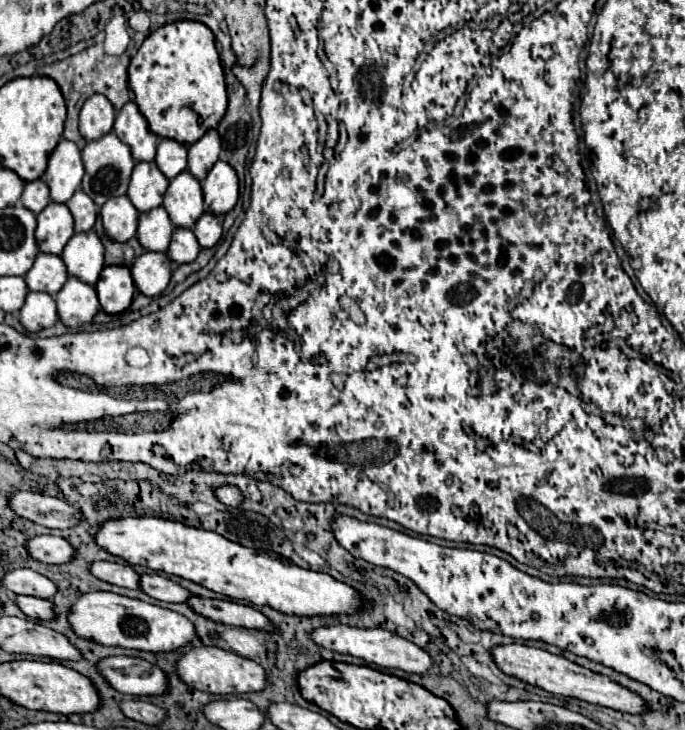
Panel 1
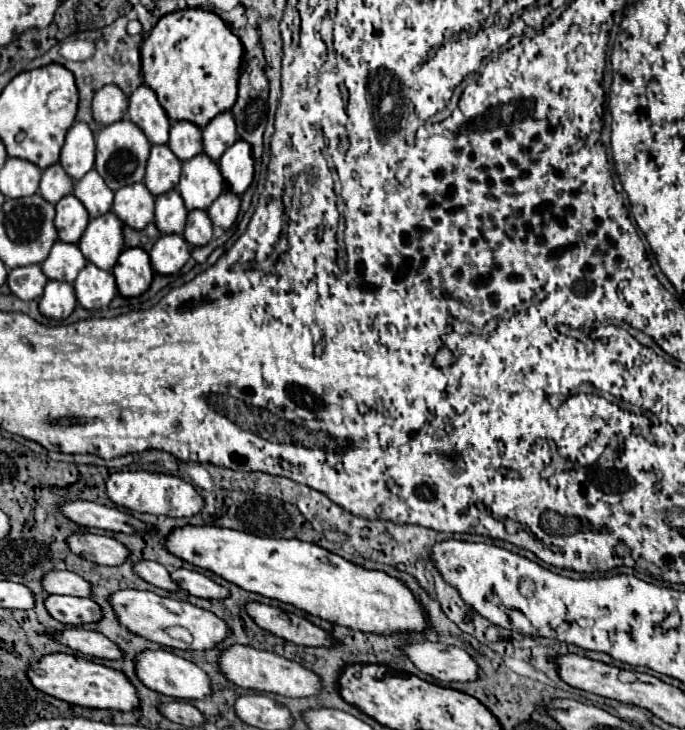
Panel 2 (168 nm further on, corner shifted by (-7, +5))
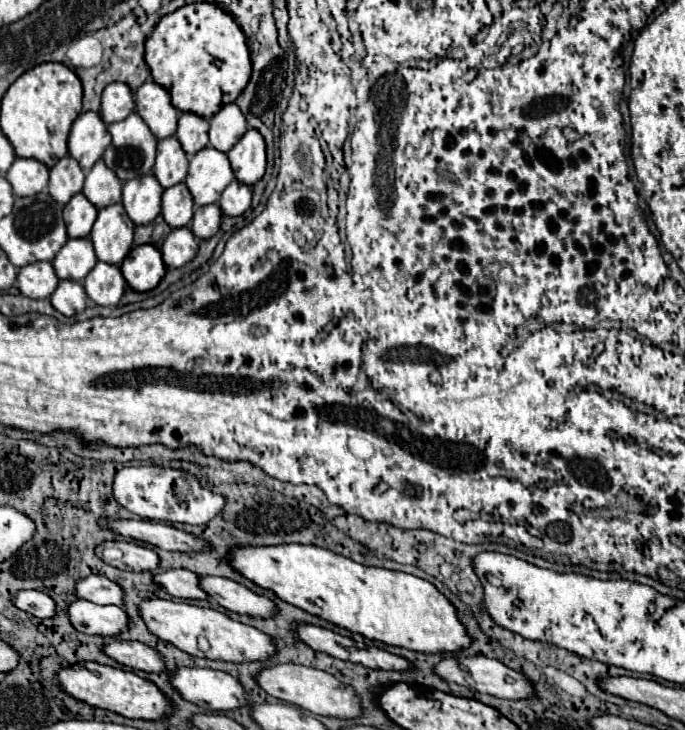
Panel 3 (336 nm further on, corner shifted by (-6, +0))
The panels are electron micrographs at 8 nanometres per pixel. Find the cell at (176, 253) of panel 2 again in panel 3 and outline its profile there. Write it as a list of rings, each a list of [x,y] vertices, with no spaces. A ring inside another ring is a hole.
[[[188,227],[172,229],[170,235],[164,239],[164,245],[160,247],[166,267],[176,269],[192,261],[198,253],[198,239]]]

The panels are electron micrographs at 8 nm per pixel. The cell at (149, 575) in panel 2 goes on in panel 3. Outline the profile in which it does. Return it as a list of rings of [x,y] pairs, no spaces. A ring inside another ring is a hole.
[[[188,569],[156,571],[154,581],[170,595],[180,599],[208,599],[208,593],[200,587],[200,575]]]

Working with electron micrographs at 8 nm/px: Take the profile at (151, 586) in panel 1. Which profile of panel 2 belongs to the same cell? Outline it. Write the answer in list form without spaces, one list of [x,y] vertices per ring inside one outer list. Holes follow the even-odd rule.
[[[173,570],[171,572],[171,580],[175,580],[175,584],[185,590],[187,594],[191,596],[197,596],[197,598],[213,598],[213,600],[221,600],[221,598],[227,598],[227,590],[223,586],[219,586],[217,582],[209,580],[207,576],[203,576],[201,572],[197,570]]]

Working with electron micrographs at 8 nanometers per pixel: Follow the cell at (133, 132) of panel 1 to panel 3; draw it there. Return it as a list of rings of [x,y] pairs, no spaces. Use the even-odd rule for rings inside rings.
[[[146,81],[136,91],[136,111],[158,139],[172,137],[176,133],[180,111],[174,109],[170,93],[162,85]]]

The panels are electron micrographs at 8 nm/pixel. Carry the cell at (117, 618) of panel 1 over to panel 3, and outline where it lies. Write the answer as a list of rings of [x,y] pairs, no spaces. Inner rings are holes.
[[[150,599],[140,603],[142,617],[156,637],[176,645],[178,649],[186,651],[192,657],[208,657],[218,661],[230,661],[230,663],[250,663],[250,661],[264,661],[270,659],[276,653],[276,645],[270,635],[258,631],[256,627],[244,625],[216,609],[204,609],[188,603],[176,603],[176,601],[164,601],[164,599]],[[204,635],[212,649],[208,653],[202,653],[198,649],[198,637]]]

